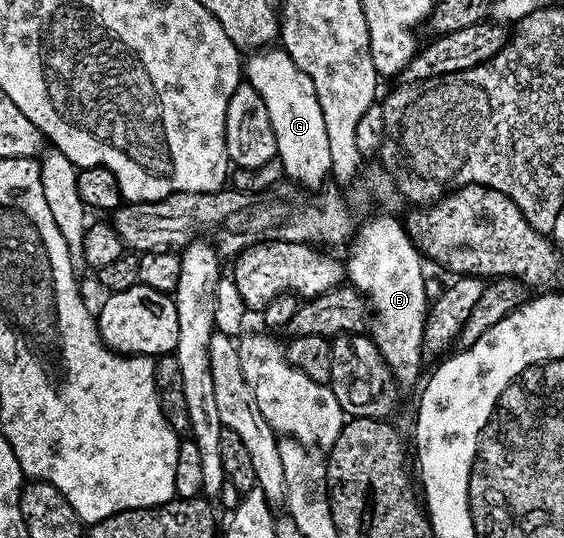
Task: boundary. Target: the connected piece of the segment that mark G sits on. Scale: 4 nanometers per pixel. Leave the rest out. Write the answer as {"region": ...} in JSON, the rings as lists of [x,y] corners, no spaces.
{"region":[[[263,47],[251,52],[244,61],[244,77],[259,92],[267,107],[268,119],[271,120],[272,131],[275,132],[277,158],[283,163],[285,176],[291,182],[302,186],[303,190],[315,191],[331,176],[330,156],[328,155],[328,131],[324,131],[324,111],[320,111],[320,103],[314,94],[312,79],[292,63],[285,49],[281,47]]]}

